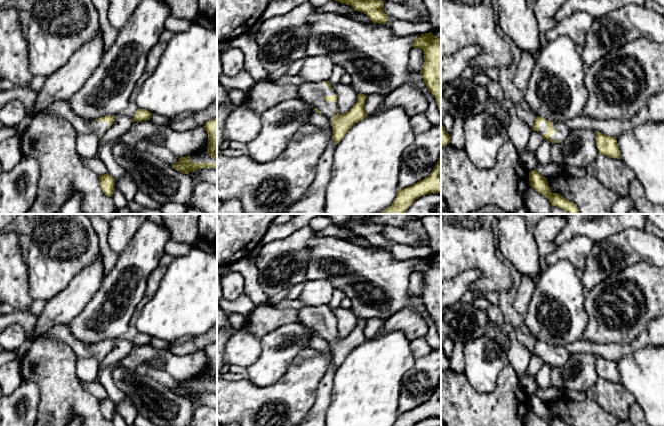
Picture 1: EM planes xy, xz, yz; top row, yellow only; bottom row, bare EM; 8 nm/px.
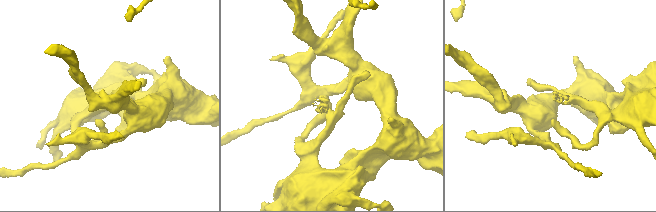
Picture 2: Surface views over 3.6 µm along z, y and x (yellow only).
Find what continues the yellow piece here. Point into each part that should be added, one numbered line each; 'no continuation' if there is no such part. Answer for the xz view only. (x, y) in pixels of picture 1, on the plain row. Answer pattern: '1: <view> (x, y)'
1: xz (311, 316)

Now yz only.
1: yz (563, 355)

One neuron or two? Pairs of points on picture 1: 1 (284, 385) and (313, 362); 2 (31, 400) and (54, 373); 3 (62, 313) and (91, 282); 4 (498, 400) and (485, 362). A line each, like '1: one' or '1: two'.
1: one
2: two
3: one
4: two

